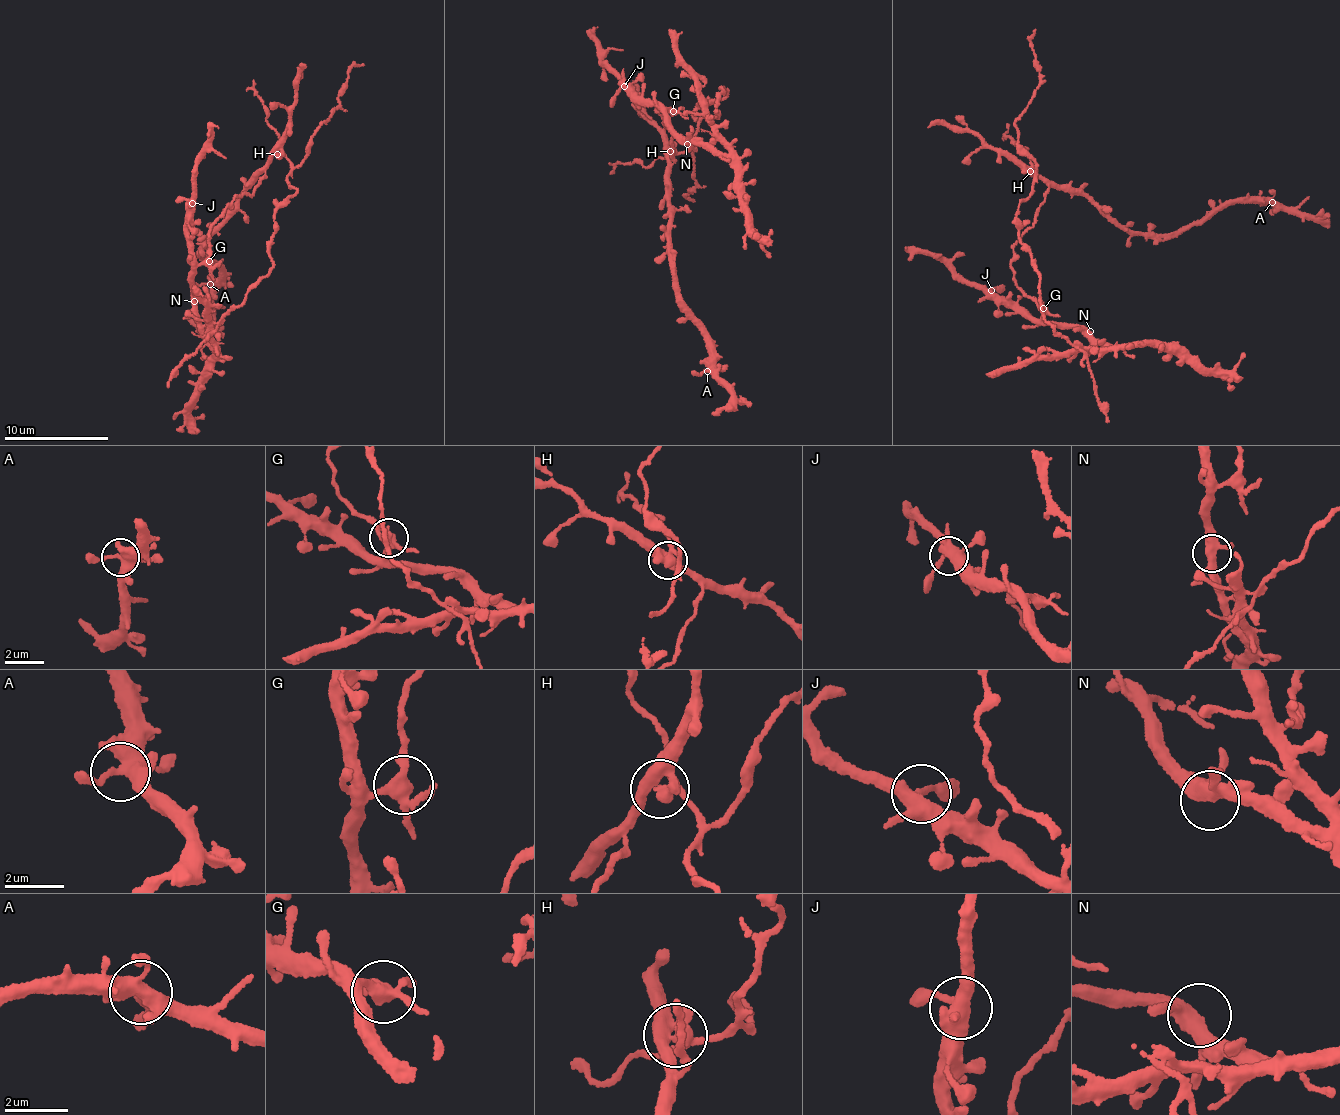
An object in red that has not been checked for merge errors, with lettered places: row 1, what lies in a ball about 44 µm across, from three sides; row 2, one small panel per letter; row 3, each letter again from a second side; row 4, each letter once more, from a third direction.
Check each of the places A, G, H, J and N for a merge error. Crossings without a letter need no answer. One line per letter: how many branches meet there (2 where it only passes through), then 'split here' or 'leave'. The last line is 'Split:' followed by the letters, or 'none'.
A: 4 branches meet; leave
G: 4 branches meet; split here
H: 4 branches meet; split here
J: 4 branches meet; leave
N: 4 branches meet; leave
Split: G, H

